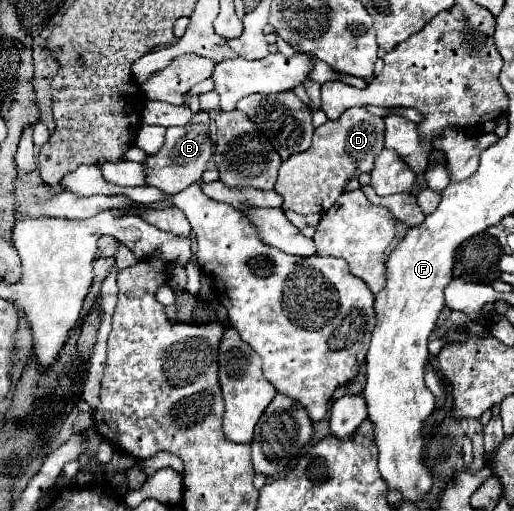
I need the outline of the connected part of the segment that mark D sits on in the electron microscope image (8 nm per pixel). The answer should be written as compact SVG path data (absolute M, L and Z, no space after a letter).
M362 107L346 109L336 121L326 121L314 133L310 149L302 155L292 155L282 161L278 171L278 181L274 191L284 199L282 211L294 211L298 215L324 213L336 199L344 193L344 187L350 179L356 179L360 173L370 173L374 167L374 157L384 149L384 119L370 115Z

